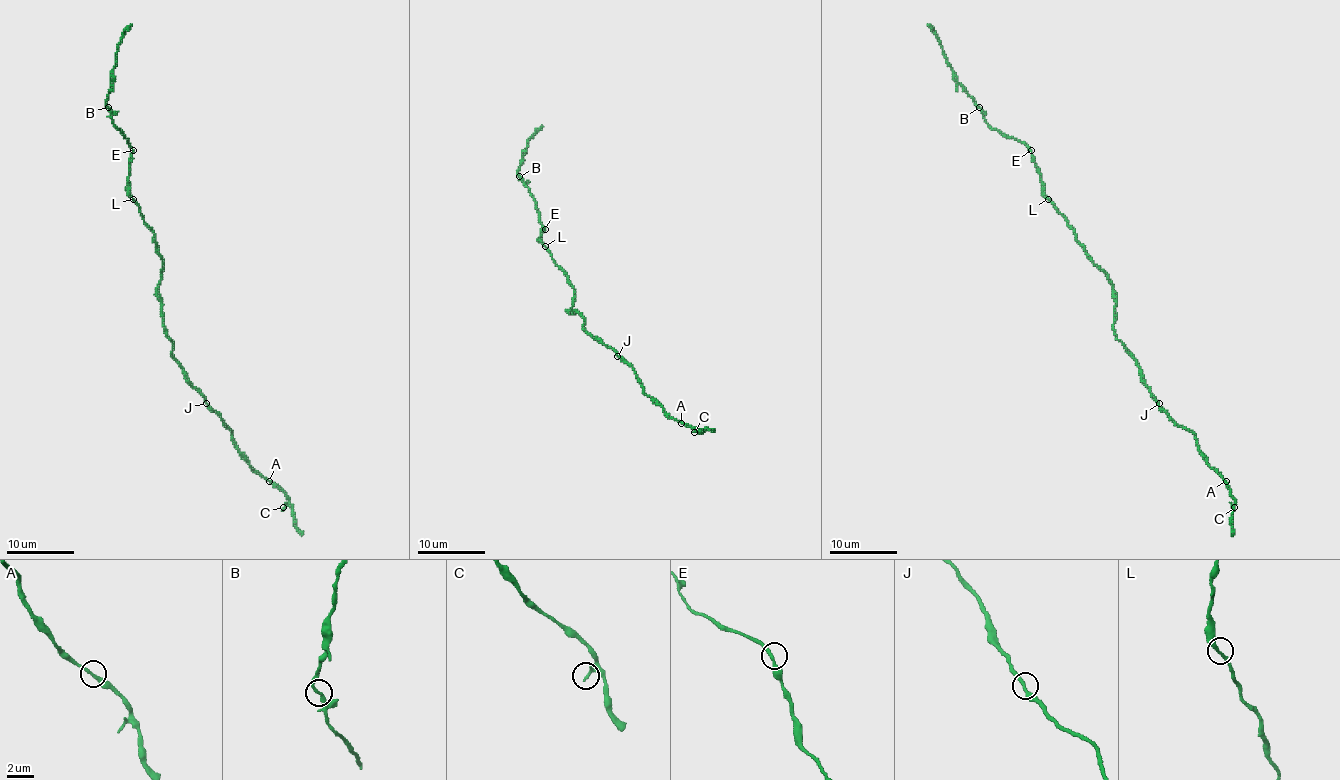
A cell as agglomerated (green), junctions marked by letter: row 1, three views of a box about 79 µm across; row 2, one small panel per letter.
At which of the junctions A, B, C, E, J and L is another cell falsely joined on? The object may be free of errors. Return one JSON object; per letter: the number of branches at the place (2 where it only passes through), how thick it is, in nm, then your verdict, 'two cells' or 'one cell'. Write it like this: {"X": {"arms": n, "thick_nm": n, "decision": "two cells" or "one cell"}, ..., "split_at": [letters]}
{"A": {"arms": 2, "thick_nm": 240, "decision": "one cell"}, "B": {"arms": 2, "thick_nm": 240, "decision": "one cell"}, "C": {"arms": 2, "thick_nm": 260, "decision": "one cell"}, "E": {"arms": 2, "thick_nm": 240, "decision": "one cell"}, "J": {"arms": 2, "thick_nm": 260, "decision": "one cell"}, "L": {"arms": 2, "thick_nm": 240, "decision": "one cell"}, "split_at": []}

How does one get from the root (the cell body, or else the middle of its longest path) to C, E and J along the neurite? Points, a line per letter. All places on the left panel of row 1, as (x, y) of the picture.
C: (160, 279), (160, 316), (172, 356), (184, 378), (229, 428), (241, 457), (285, 494), (288, 502), (283, 507)
E: (160, 279), (162, 256), (159, 246), (144, 220), (139, 204), (130, 193), (128, 163), (133, 150)
J: (160, 279), (160, 316), (164, 333), (172, 343), (172, 356), (182, 370), (184, 378), (206, 403)

